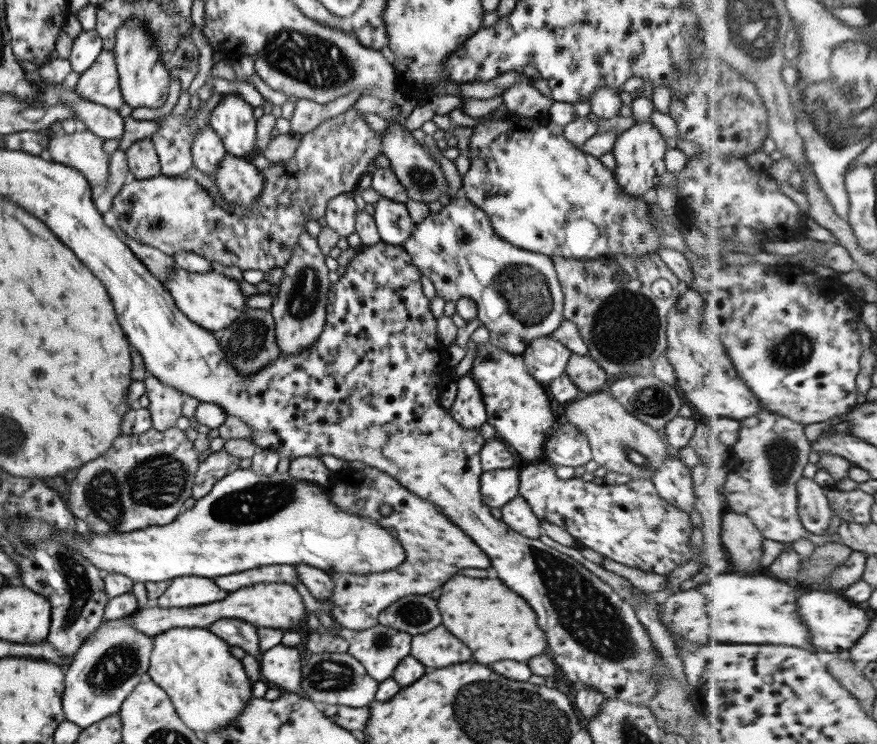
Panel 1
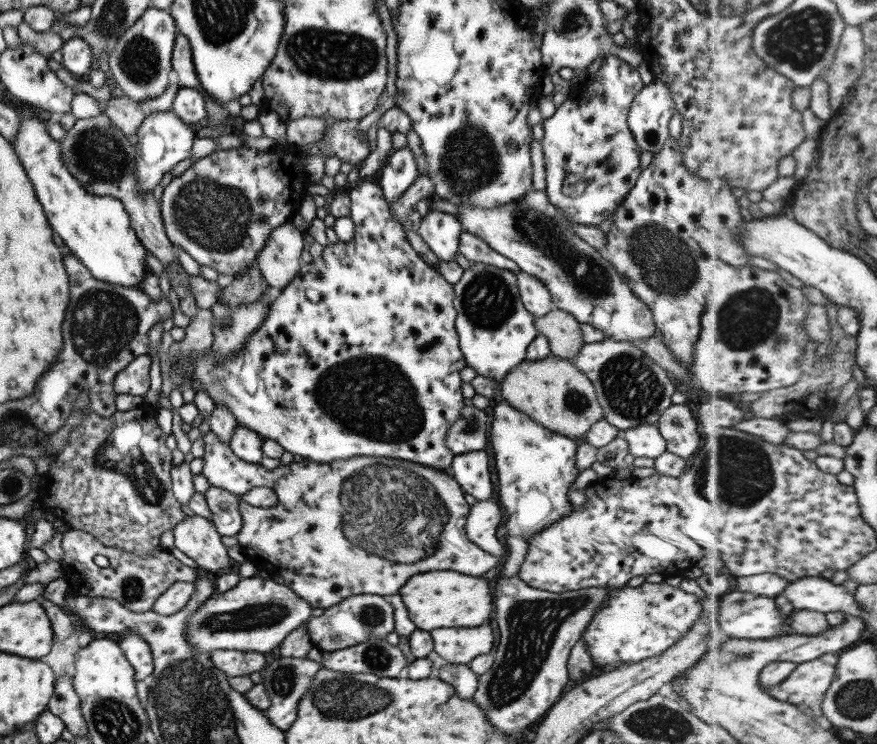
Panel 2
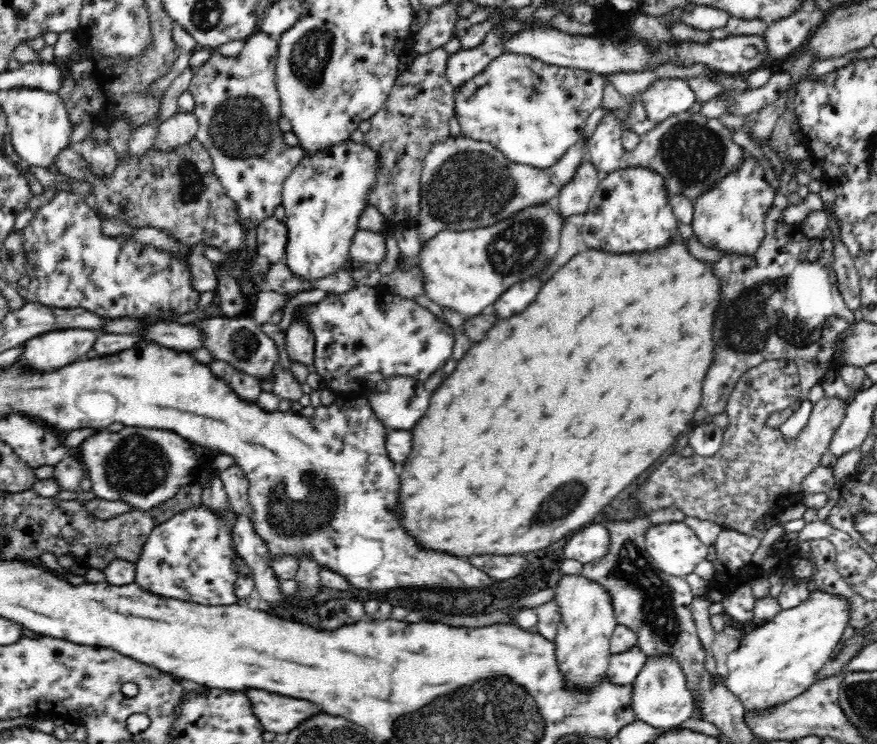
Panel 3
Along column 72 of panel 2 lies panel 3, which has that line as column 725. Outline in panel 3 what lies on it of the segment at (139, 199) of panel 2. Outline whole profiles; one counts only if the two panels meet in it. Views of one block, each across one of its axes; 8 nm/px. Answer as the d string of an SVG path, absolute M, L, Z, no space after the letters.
M685 111L670 116L670 119L664 120L653 129L641 134L638 146L630 152L625 151L622 160L630 167L648 168L660 174L665 181L668 194L684 195L694 201L703 192L712 190L722 180L723 176L728 176L730 172L734 172L733 170L737 169L746 158L743 146L738 145L732 138L732 135L738 130L740 128L726 127L722 122L718 122L716 118L704 117L702 112L691 114L689 111Z

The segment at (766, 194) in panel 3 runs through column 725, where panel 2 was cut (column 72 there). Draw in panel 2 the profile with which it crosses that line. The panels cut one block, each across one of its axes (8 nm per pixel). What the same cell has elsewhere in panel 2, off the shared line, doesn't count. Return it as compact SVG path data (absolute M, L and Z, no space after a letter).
M19 118L19 120L19 130L17 130L17 136L11 142L11 146L25 169L26 176L31 182L33 192L35 192L51 230L57 233L66 248L69 249L70 254L88 269L93 278L97 278L101 282L125 286L125 288L141 289L143 274L149 272L149 269L145 269L148 268L147 262L145 262L147 249L139 243L139 239L135 236L124 206L119 200L110 196L93 196L85 192L77 180L69 175L65 164L59 158L59 141L49 136L45 122L37 118L25 118L25 120Z

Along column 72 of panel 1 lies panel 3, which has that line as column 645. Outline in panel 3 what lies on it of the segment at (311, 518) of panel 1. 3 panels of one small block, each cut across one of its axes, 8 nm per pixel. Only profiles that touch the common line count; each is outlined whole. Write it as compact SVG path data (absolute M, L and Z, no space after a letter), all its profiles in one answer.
M684 522L650 527L645 549L659 570L675 577L692 574L698 563L707 560L709 550Z

